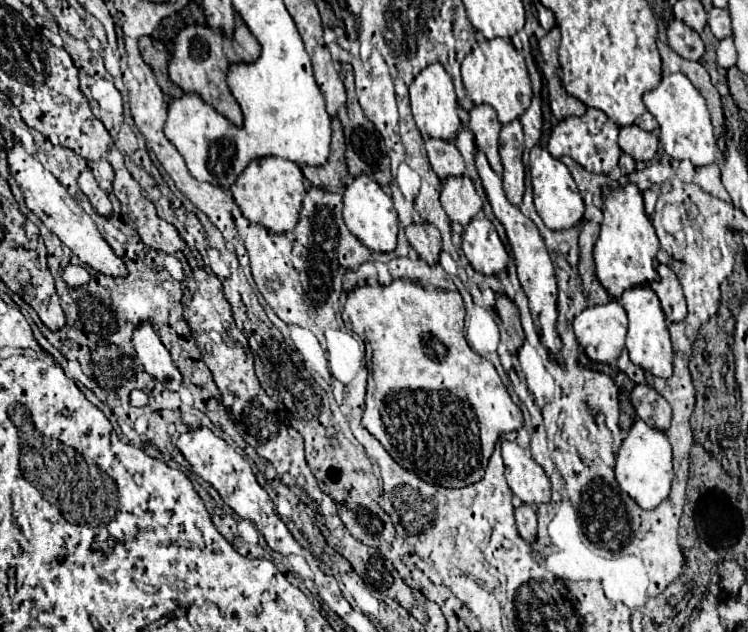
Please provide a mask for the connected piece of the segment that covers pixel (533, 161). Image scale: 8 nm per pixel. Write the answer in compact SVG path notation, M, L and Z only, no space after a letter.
M534 147L530 151L530 175L534 187L534 205L544 225L552 231L566 231L576 227L582 221L584 203L568 167L560 159L554 159L546 149Z

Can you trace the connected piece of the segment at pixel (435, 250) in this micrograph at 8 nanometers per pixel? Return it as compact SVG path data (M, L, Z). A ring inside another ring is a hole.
M430 223L422 225L410 225L406 229L406 237L410 245L418 251L420 259L424 259L428 265L436 265L438 257L442 253L442 237L436 227L430 227Z

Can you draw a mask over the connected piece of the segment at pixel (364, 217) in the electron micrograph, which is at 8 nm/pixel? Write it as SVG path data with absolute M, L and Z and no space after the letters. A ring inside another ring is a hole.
M360 175L346 187L346 191L344 191L344 221L346 221L346 227L350 229L350 233L370 251L390 253L396 249L398 215L394 211L392 199L370 177Z

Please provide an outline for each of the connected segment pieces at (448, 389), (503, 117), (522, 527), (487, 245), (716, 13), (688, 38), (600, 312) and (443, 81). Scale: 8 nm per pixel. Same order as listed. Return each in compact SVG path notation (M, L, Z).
M394 279L390 285L382 287L382 285L376 285L376 287L358 287L354 291L348 293L348 301L344 305L344 313L342 313L344 321L348 323L348 329L364 329L364 337L366 337L366 345L372 353L372 359L370 359L370 375L368 375L368 391L366 391L366 411L364 411L364 417L362 417L362 427L372 433L380 443L382 447L390 453L390 457L394 461L398 461L406 471L410 473L416 473L422 481L430 483L430 485L438 485L438 487L446 487L446 489L458 489L458 487L468 487L472 483L478 483L482 477L484 477L484 471L488 467L488 461L490 461L490 455L494 451L494 445L496 441L500 439L500 435L504 433L512 433L512 431L518 431L522 425L524 425L524 417L522 417L522 411L520 407L512 401L508 389L504 387L500 375L496 373L494 365L486 359L482 359L480 355L476 355L468 341L466 341L466 335L464 335L464 317L466 317L466 309L464 309L464 301L462 301L462 295L458 291L428 291L424 287L420 287L418 283L414 281L406 281L406 279Z
M494 37L488 41L480 41L462 61L462 81L466 87L468 99L474 105L488 103L496 109L500 123L510 123L518 119L532 99L532 85L528 79L524 57L514 49L508 39Z
M516 505L516 525L518 525L518 533L526 543L534 543L536 541L536 511L530 505Z
M482 215L474 217L464 227L462 251L470 265L484 275L500 273L510 261L510 255L504 243L500 241L492 221Z
M714 7L714 9L708 13L708 25L710 25L712 33L714 33L718 39L724 39L724 37L728 37L728 35L732 33L730 15L728 15L728 11L724 11L724 9L716 9L716 7Z
M676 19L668 27L668 45L688 61L700 61L704 55L704 43L700 35Z
M618 301L586 307L574 317L574 333L592 361L612 363L620 357L626 339L626 311Z
M432 63L416 75L416 79L410 85L410 107L412 107L414 121L424 137L452 139L458 133L458 127L462 127L458 117L458 101L454 93L454 83L442 63Z

